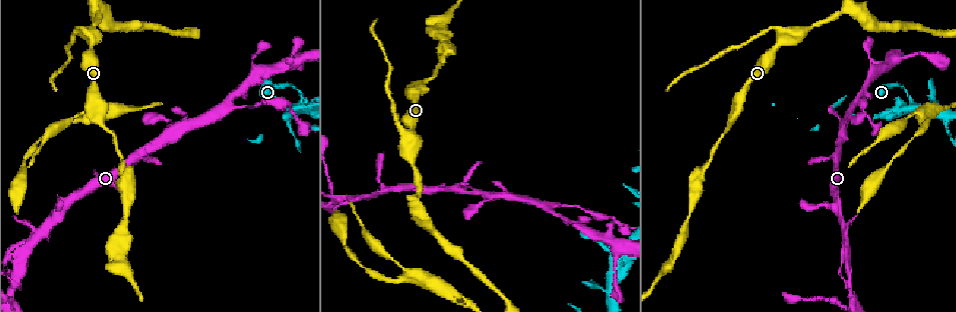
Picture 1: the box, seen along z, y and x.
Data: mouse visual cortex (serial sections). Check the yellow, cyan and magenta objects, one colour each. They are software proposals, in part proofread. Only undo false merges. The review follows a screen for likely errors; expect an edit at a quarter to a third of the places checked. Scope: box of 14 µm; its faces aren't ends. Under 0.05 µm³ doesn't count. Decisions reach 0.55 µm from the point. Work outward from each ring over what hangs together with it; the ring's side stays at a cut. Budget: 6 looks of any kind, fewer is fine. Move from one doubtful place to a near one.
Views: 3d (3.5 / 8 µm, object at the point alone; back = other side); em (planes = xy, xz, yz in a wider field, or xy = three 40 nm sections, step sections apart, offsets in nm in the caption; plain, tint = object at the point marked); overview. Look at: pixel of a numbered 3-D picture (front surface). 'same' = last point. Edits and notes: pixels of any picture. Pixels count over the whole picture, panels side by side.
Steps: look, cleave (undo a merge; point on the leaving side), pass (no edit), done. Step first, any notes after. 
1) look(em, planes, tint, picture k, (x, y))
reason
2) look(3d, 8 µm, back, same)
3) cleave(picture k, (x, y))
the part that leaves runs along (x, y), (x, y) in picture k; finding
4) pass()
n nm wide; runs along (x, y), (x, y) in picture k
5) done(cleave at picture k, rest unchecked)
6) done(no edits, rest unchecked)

look(3d, 8 µm, picture 1, (117, 254))
three arms meet

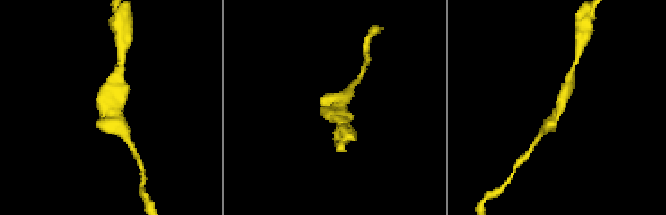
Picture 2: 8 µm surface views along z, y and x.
look(3d, 3.5 µm, picture 2, (559, 105))
closer look

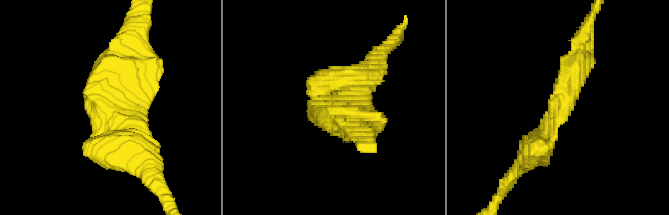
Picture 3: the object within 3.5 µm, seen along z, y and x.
look(em, xy, step 3, tint, picture 3, (341, 101))
need the tissue

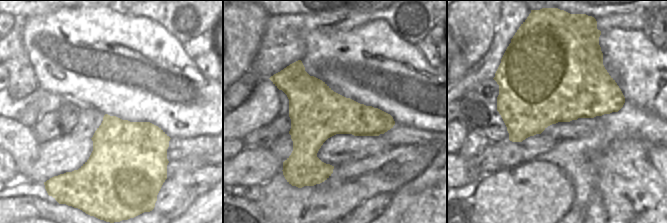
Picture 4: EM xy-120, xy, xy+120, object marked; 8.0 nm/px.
pass()
440 nm wide; runs along (582, 54), (564, 100), (523, 162) in picture 3; continuous, no second cell

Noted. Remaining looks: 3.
look(3d, 8 µm, picture 1, (848, 283))
side arm on a straight run

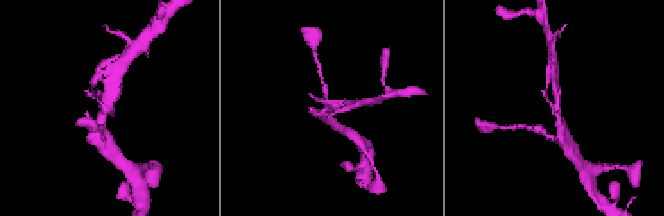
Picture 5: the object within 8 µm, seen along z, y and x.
look(em, xy, step 1, tint, picture 5, (108, 109))
3 arms; arms of 100, 250, 300 nm

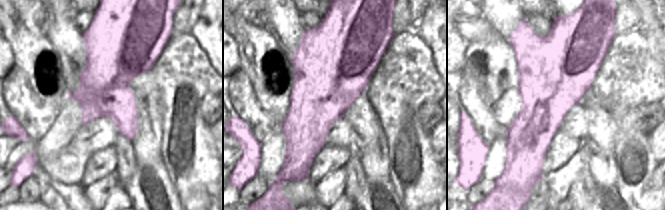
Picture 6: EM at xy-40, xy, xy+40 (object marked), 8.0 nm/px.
pass()
runs along (118, 81), (104, 108), (100, 134) in picture 5; one cell here

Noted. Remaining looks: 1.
done(no edits, rest unchecked)

